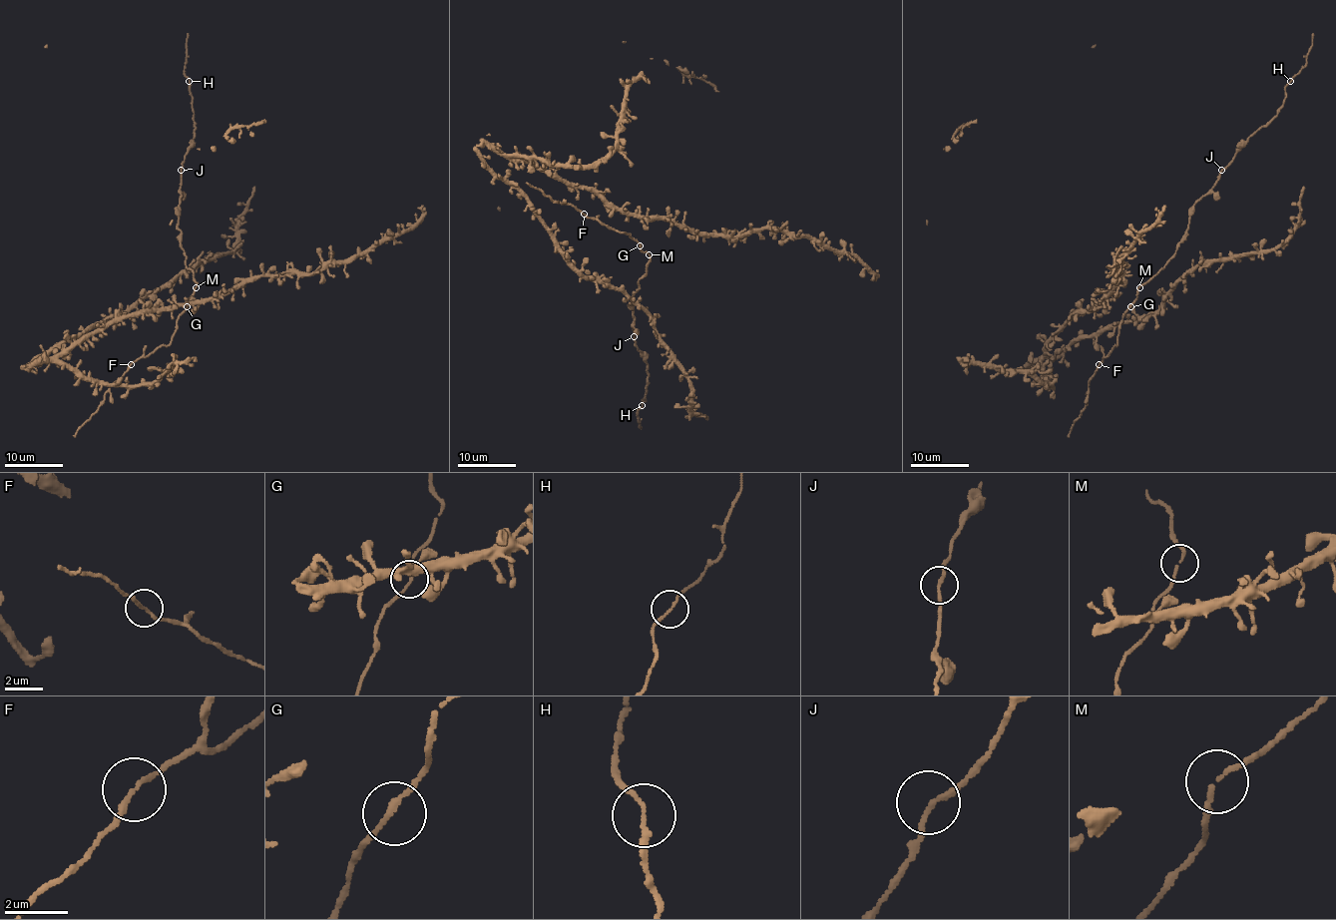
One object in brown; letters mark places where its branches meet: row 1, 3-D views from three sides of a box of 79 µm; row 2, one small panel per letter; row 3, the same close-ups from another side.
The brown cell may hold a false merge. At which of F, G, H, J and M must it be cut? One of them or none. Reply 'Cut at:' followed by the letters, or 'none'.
Cut at: none

